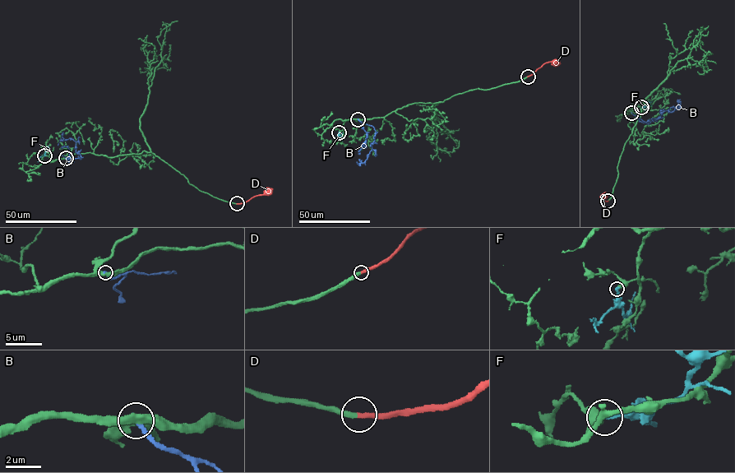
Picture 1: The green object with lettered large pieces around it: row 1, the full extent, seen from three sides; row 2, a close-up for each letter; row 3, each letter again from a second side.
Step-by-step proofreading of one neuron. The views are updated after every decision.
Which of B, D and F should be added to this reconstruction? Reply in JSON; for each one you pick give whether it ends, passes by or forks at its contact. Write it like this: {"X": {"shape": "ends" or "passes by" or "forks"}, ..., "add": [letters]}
{"D": {"shape": "ends"}, "add": ["D"]}

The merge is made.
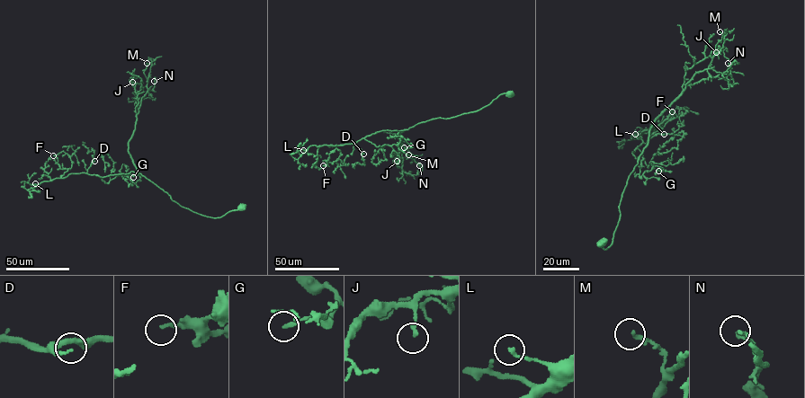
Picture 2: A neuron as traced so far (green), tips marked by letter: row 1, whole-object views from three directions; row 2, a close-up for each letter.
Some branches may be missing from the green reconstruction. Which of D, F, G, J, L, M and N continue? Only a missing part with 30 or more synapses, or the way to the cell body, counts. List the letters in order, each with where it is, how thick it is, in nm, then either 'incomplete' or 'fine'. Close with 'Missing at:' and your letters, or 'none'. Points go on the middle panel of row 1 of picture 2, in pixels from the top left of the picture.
D: (363, 154) | 150 nm | incomplete
F: (323, 165) | 180 nm | fine
G: (404, 147) | 190 nm | fine
J: (397, 161) | 180 nm | fine
L: (303, 150) | 160 nm | fine
M: (408, 154) | 190 nm | fine
N: (419, 165) | 150 nm | fine
Missing at: D

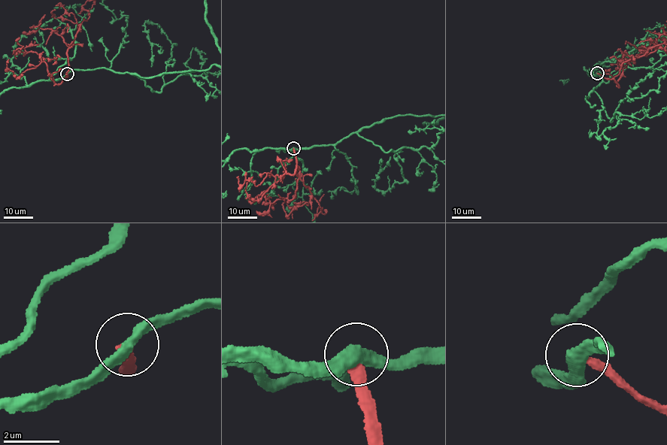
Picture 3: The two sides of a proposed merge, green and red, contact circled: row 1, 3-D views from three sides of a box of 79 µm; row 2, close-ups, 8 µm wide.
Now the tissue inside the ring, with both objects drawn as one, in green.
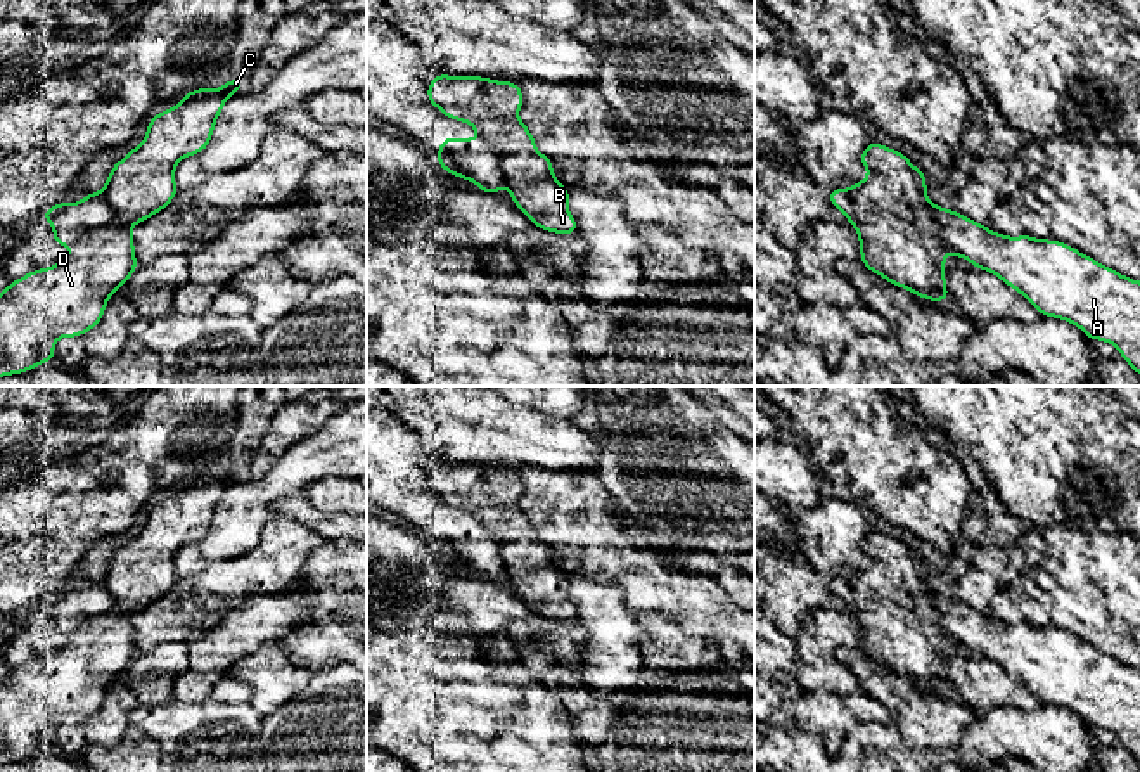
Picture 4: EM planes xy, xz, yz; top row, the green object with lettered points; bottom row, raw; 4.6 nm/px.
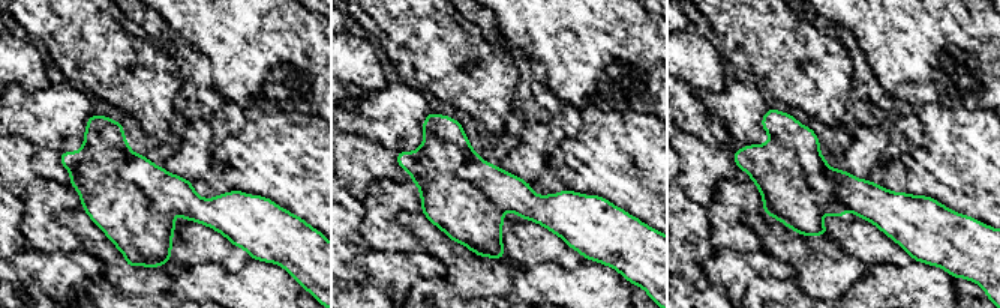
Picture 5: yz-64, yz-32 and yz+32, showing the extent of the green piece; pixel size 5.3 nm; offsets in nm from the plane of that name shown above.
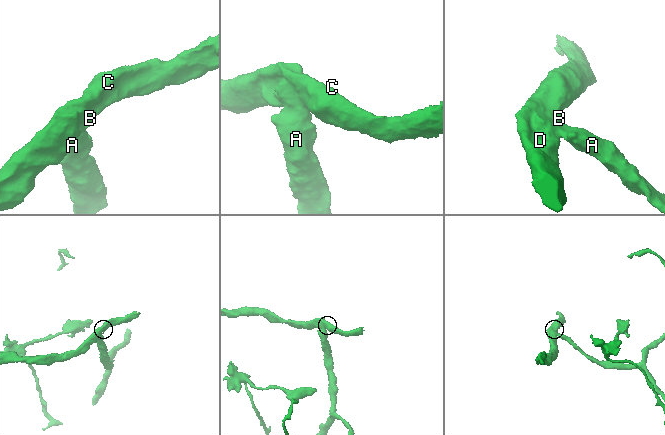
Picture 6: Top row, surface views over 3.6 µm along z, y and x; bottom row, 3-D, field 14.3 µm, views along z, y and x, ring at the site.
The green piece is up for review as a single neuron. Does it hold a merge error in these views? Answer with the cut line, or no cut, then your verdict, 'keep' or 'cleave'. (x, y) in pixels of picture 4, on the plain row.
yz (902, 598), (910, 606), (929, 604), (950, 639) | cleave

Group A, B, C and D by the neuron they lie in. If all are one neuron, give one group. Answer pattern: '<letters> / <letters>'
A / B C D

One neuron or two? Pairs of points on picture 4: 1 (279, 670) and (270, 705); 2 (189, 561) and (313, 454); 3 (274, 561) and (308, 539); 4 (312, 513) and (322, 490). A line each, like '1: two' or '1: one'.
1: one
2: one
3: one
4: two

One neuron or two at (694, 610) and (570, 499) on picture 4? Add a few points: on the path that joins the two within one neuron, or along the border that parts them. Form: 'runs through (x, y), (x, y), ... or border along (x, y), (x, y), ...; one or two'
runs through (656, 582), (639, 565), (604, 551), (589, 527); one

